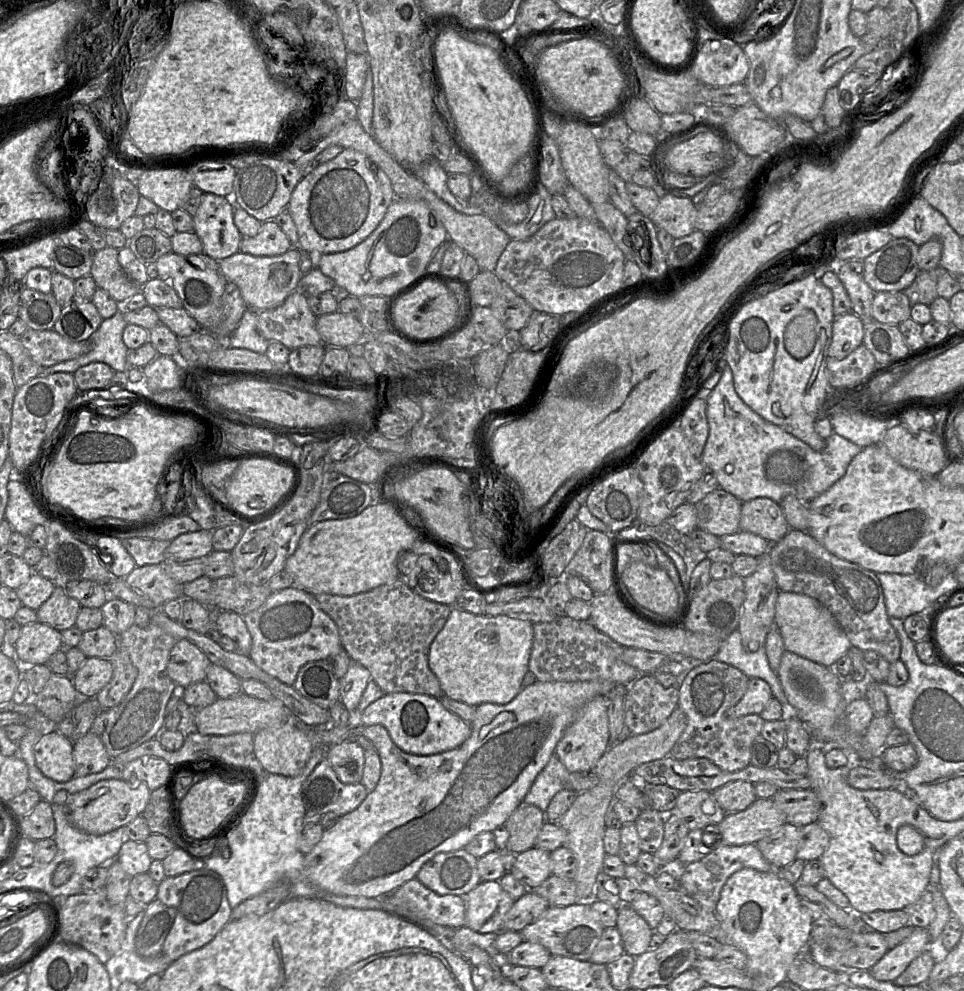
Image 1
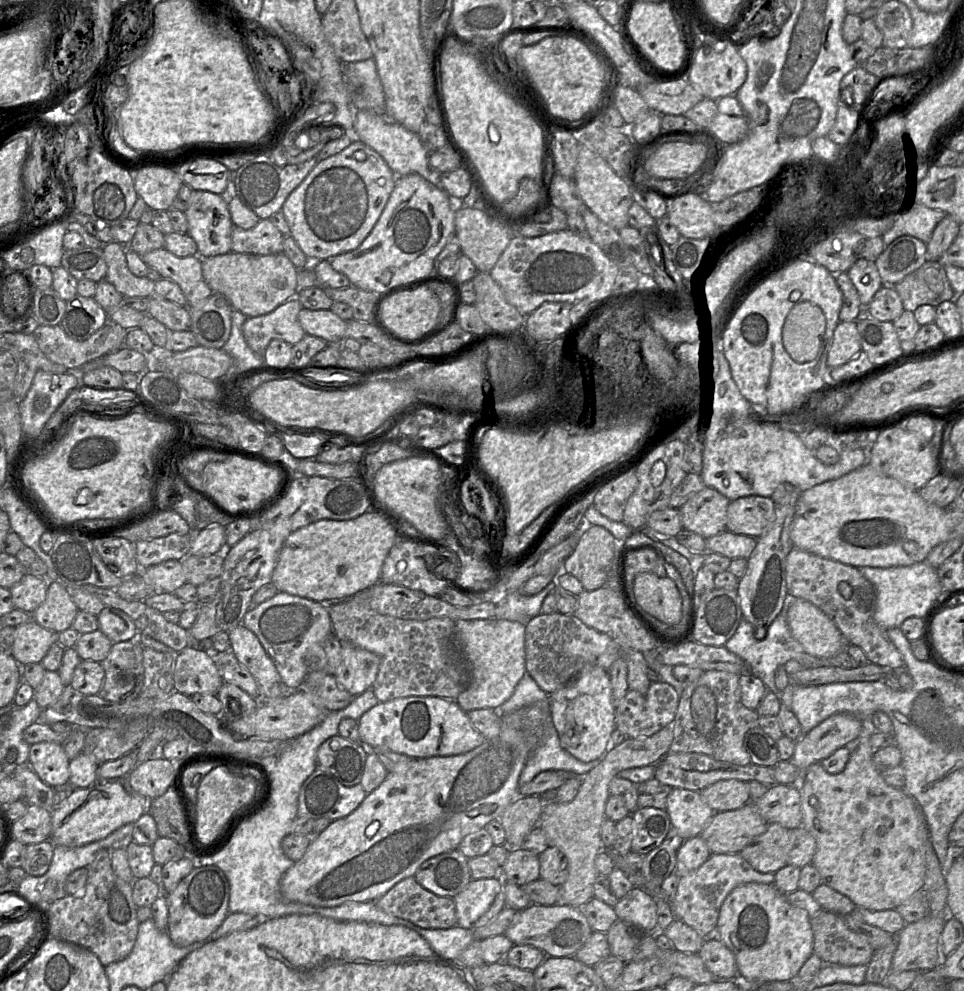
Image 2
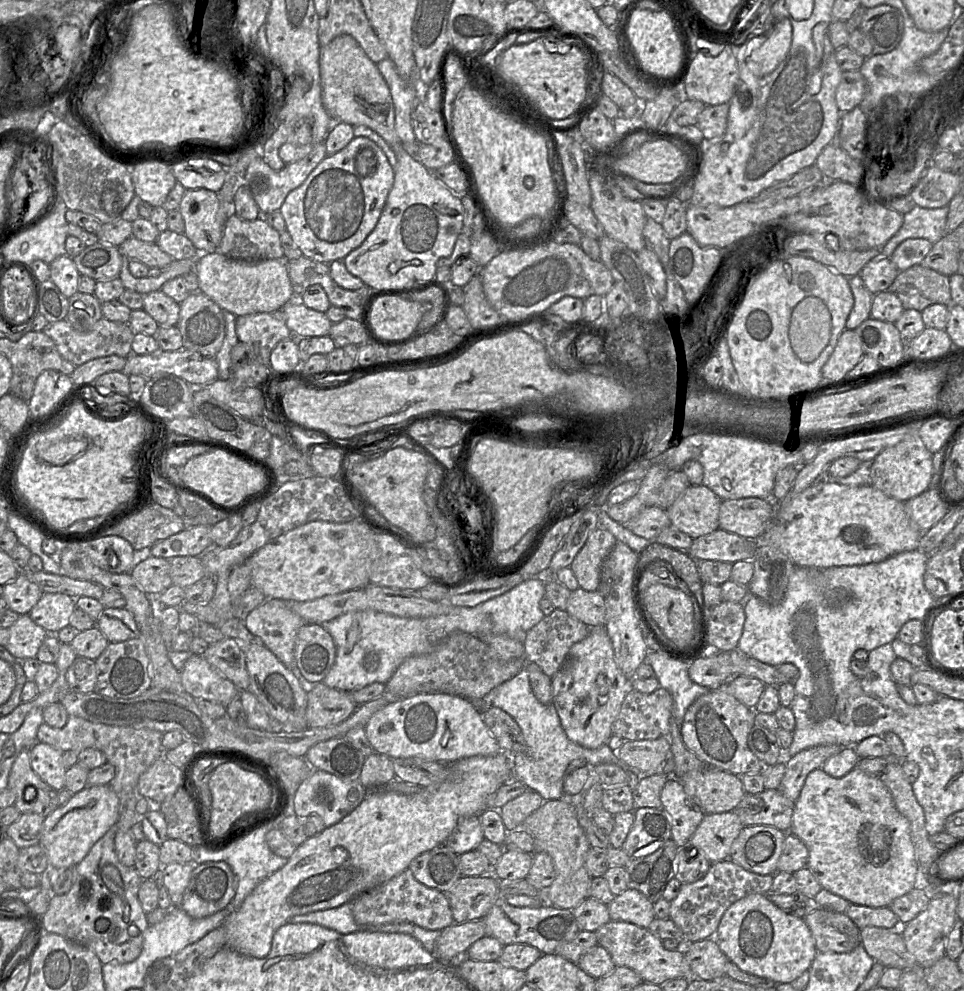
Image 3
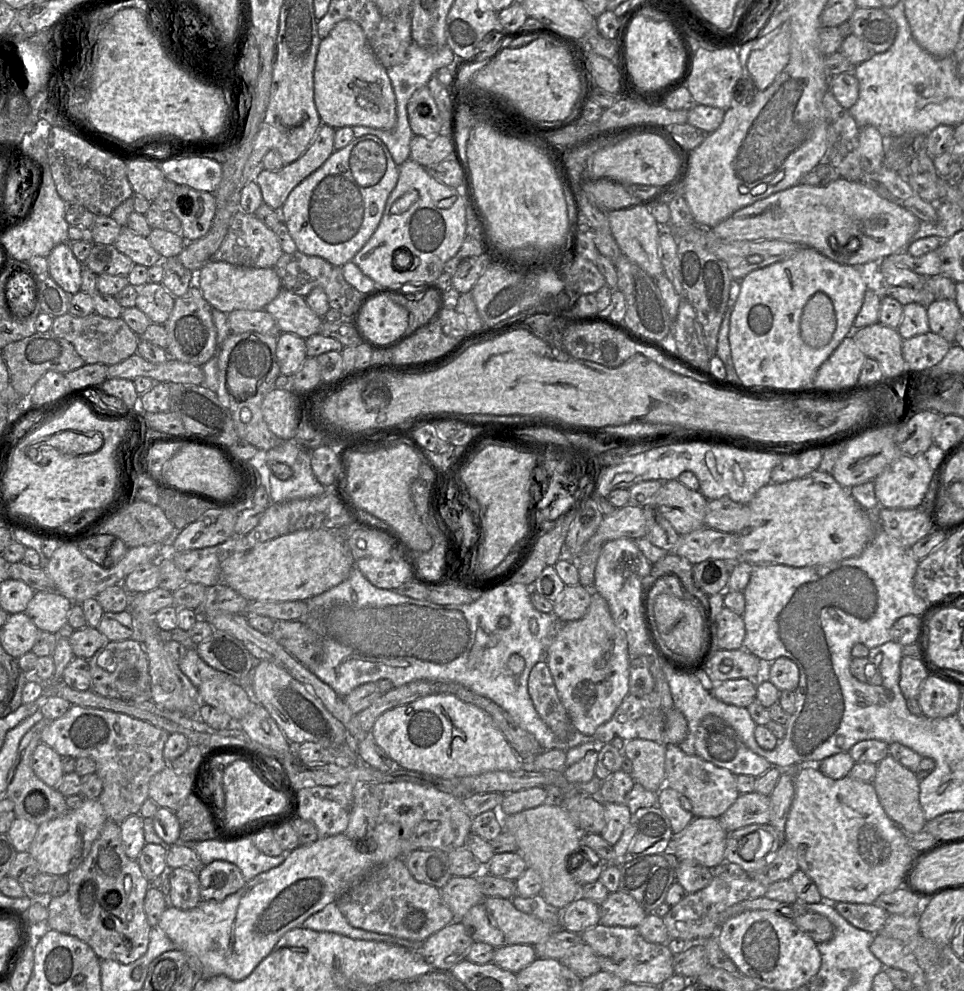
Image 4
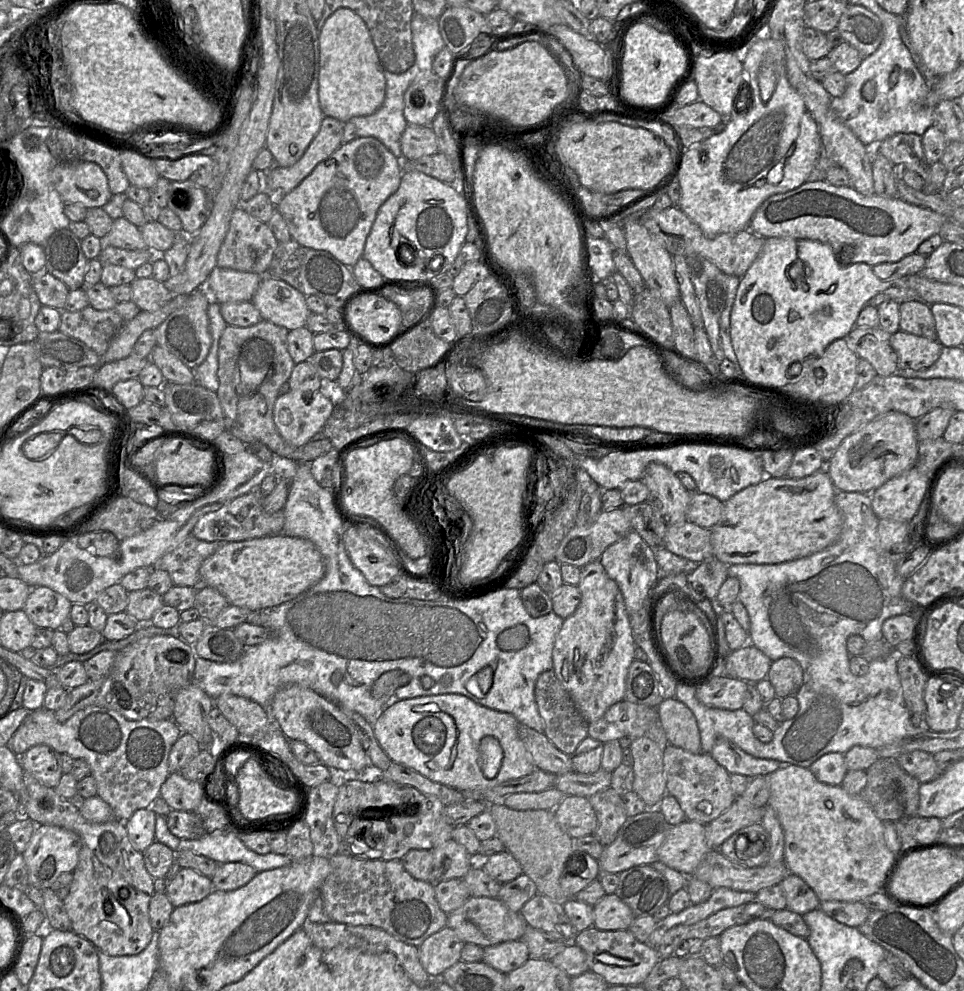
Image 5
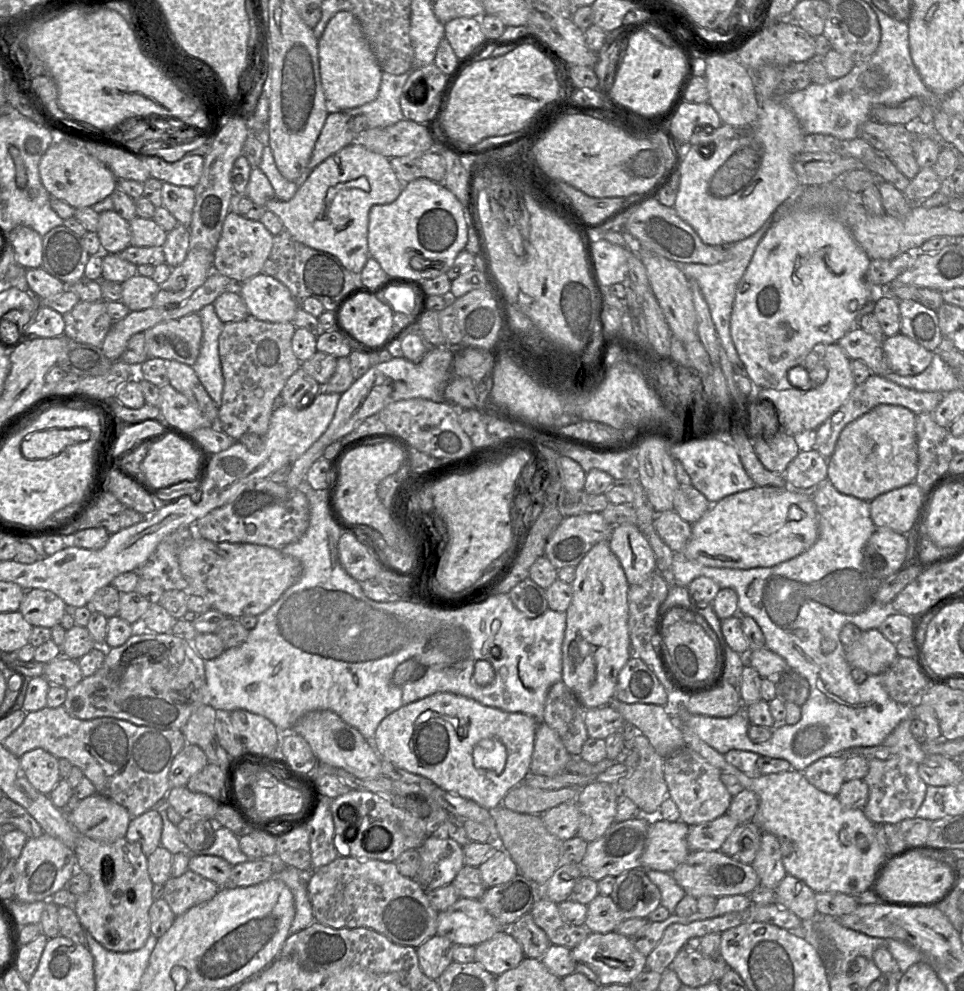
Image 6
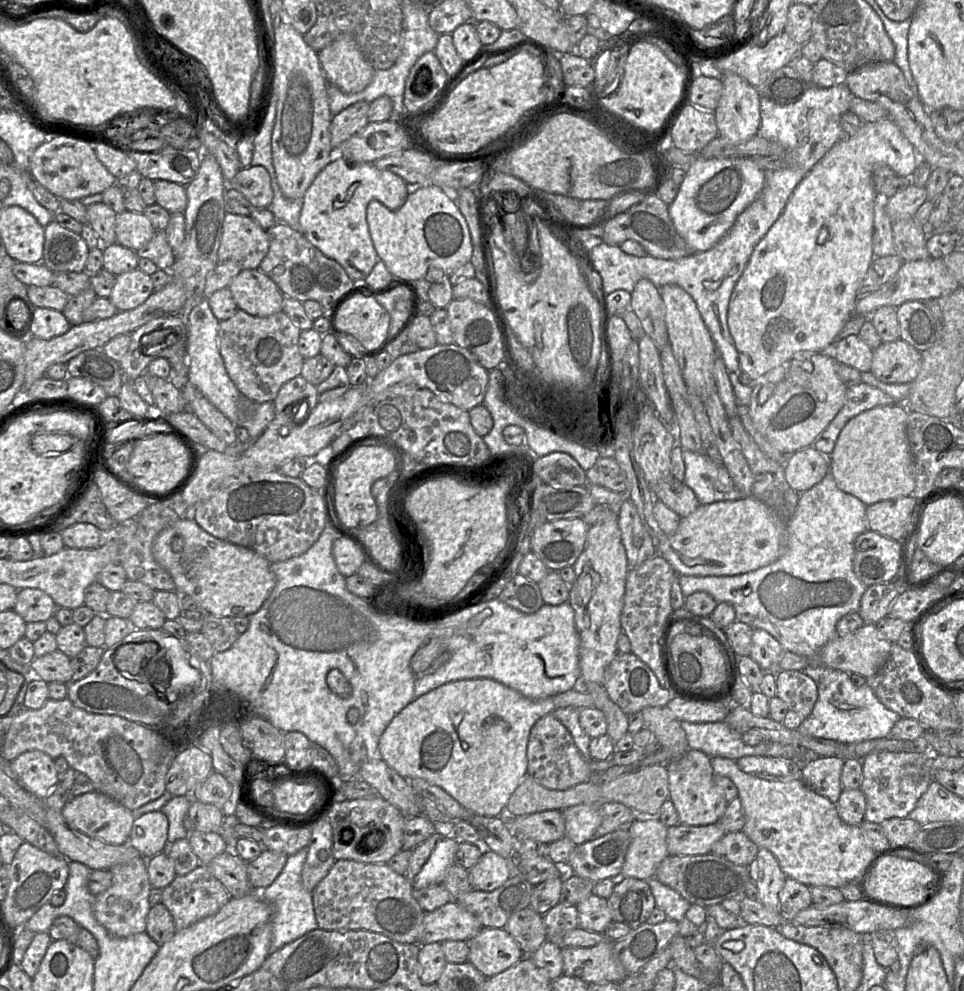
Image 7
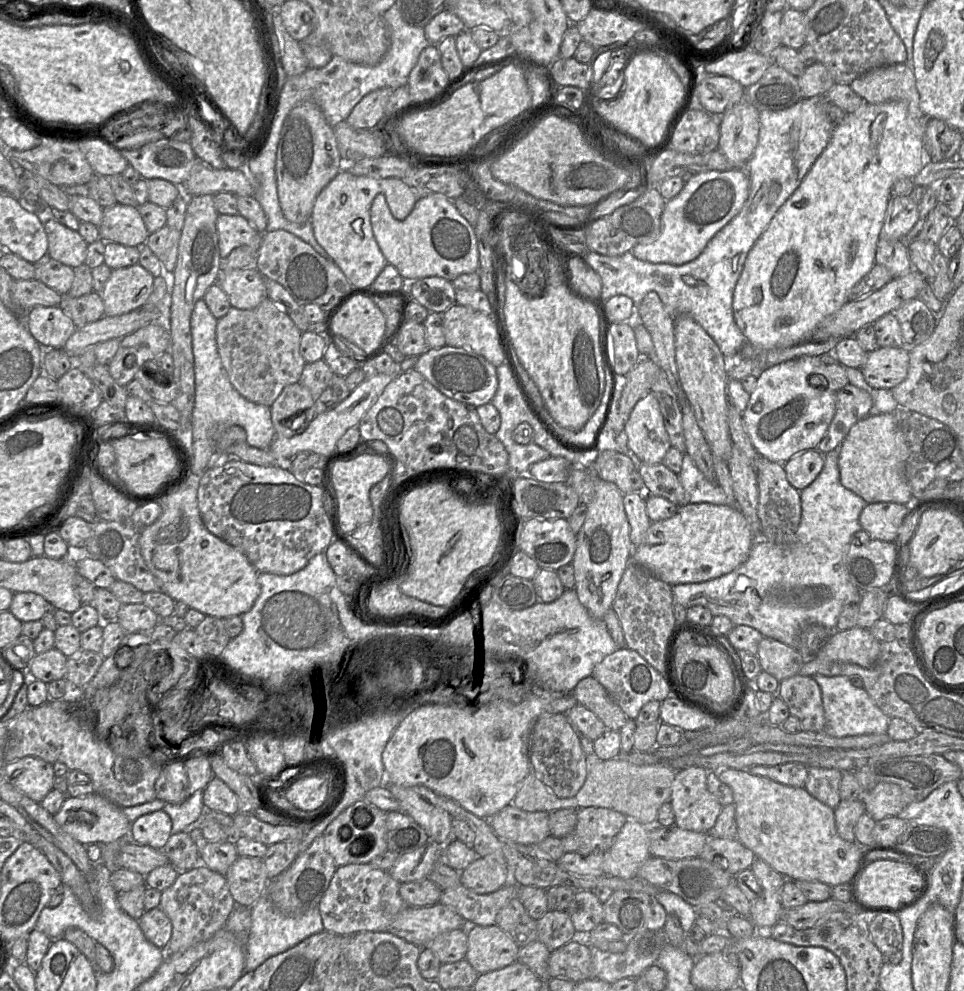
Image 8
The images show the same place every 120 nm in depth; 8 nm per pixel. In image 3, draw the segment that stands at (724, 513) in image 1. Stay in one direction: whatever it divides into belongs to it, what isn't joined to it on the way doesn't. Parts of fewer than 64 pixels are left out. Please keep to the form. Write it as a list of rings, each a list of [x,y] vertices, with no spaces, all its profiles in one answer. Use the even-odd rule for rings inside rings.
[[[690,485],[666,509],[671,524],[696,539],[719,528],[722,500],[704,485]]]

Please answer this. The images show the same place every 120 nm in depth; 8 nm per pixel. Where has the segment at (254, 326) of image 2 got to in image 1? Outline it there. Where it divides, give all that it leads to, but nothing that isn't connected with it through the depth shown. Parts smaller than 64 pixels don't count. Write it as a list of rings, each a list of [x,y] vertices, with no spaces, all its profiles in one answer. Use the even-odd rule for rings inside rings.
[[[301,290],[293,291],[282,304],[258,313],[258,332],[268,341],[278,341],[289,350],[301,346],[323,344],[315,327],[316,316],[309,308],[307,295]]]

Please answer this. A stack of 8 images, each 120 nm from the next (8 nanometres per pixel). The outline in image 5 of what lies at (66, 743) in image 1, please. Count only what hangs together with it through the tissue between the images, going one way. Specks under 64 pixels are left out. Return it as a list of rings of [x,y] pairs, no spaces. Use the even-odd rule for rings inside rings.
[[[36,745],[19,757],[26,774],[46,787],[55,788],[63,775],[60,755],[46,745]]]

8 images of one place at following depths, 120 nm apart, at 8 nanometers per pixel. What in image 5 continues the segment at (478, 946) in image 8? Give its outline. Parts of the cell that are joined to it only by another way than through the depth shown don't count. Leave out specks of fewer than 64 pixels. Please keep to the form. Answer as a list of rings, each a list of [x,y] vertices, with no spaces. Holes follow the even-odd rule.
[[[522,939],[483,949],[482,961],[505,975],[521,967],[530,958],[528,947]]]

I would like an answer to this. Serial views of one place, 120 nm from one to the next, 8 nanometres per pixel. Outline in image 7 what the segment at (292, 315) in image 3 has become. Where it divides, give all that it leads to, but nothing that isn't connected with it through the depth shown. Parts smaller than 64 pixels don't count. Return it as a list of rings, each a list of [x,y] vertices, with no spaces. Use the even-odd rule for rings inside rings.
[[[242,269],[228,286],[238,309],[258,317],[282,311],[284,295],[266,274],[257,269]]]

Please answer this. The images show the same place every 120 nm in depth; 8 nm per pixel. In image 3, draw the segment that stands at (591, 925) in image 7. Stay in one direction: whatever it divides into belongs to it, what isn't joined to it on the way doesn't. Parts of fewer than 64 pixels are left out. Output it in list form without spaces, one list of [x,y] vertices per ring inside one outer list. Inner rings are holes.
[[[626,889],[608,905],[612,921],[633,923],[648,928],[655,919],[654,903],[636,889]]]

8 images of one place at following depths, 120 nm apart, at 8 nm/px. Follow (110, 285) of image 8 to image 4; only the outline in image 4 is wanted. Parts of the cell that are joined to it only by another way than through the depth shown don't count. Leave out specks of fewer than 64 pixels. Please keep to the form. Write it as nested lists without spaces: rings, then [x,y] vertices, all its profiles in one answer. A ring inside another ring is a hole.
[[[147,282],[138,288],[136,307],[152,323],[165,323],[173,310],[174,303],[175,297],[161,283]]]

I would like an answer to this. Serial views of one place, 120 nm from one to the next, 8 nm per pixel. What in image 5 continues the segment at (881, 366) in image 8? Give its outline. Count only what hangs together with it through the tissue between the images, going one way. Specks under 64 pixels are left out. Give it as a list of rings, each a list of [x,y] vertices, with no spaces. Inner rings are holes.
[[[902,330],[891,335],[890,344],[897,355],[898,369],[916,371],[931,367],[943,349],[938,340],[932,341]]]

